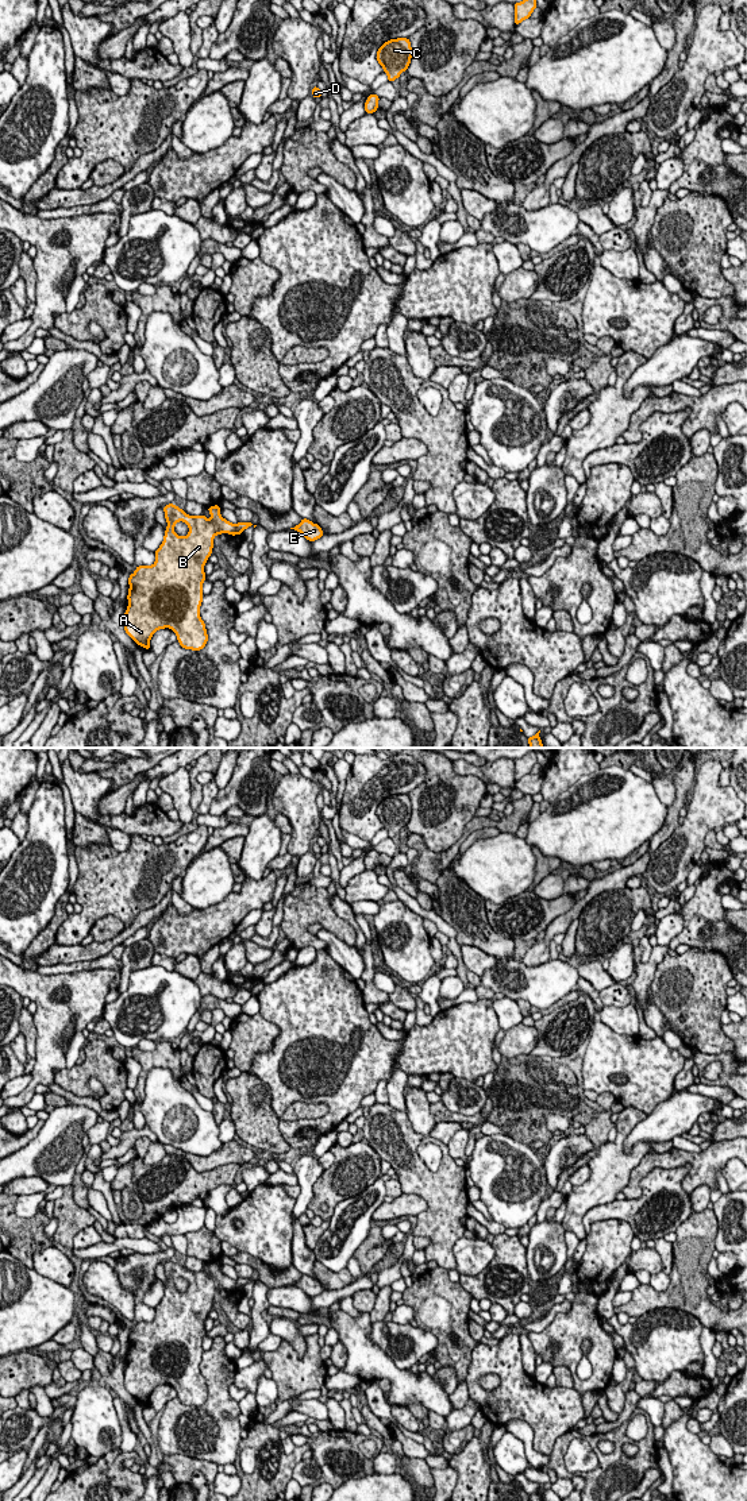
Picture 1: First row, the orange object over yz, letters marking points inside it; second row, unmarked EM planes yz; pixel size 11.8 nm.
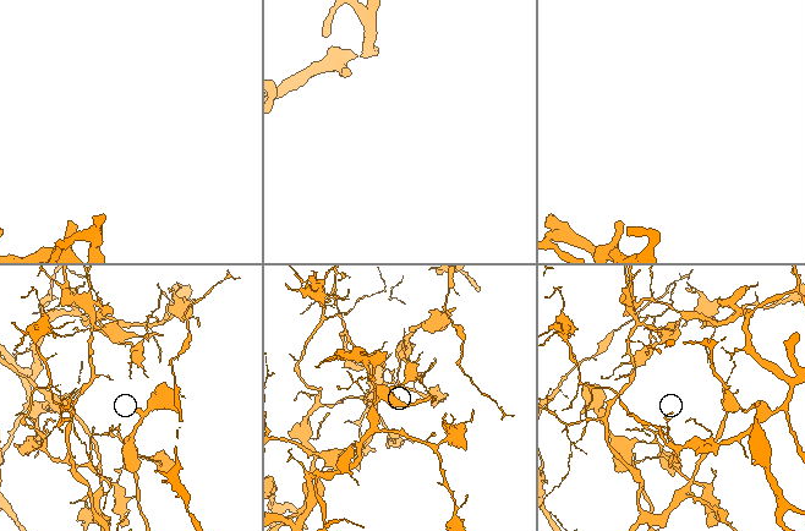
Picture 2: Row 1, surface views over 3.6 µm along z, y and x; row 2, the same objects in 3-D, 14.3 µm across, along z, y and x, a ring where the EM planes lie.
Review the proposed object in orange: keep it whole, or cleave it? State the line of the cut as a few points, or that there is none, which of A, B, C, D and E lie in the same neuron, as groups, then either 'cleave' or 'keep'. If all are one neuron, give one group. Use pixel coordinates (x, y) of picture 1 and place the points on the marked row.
yz (235, 524), (242, 531) | A B C / D E | cleave

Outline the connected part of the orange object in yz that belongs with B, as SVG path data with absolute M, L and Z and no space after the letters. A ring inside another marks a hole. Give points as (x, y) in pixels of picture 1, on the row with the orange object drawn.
M174 503L162 508L168 528L165 529L163 541L154 552L155 562L153 566L139 566L128 578L128 606L124 613L124 630L136 645L142 645L150 651L150 640L153 634L169 628L184 649L200 651L208 641L204 621L200 618L200 606L203 602L203 582L207 575L204 564L212 555L213 539L216 535L230 533L231 536L242 535L242 530L220 516L220 506L209 506L211 518L205 516L189 516ZM178 521L188 525L189 532L181 537L174 532Z

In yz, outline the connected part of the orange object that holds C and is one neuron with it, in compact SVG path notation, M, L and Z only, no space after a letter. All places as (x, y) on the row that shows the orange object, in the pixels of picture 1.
M397 38L385 42L376 55L389 82L393 82L400 74L408 70L412 58L412 47L408 38Z

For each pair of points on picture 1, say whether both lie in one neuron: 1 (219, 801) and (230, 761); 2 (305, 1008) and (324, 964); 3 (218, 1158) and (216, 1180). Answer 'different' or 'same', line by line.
1: different
2: same
3: different

